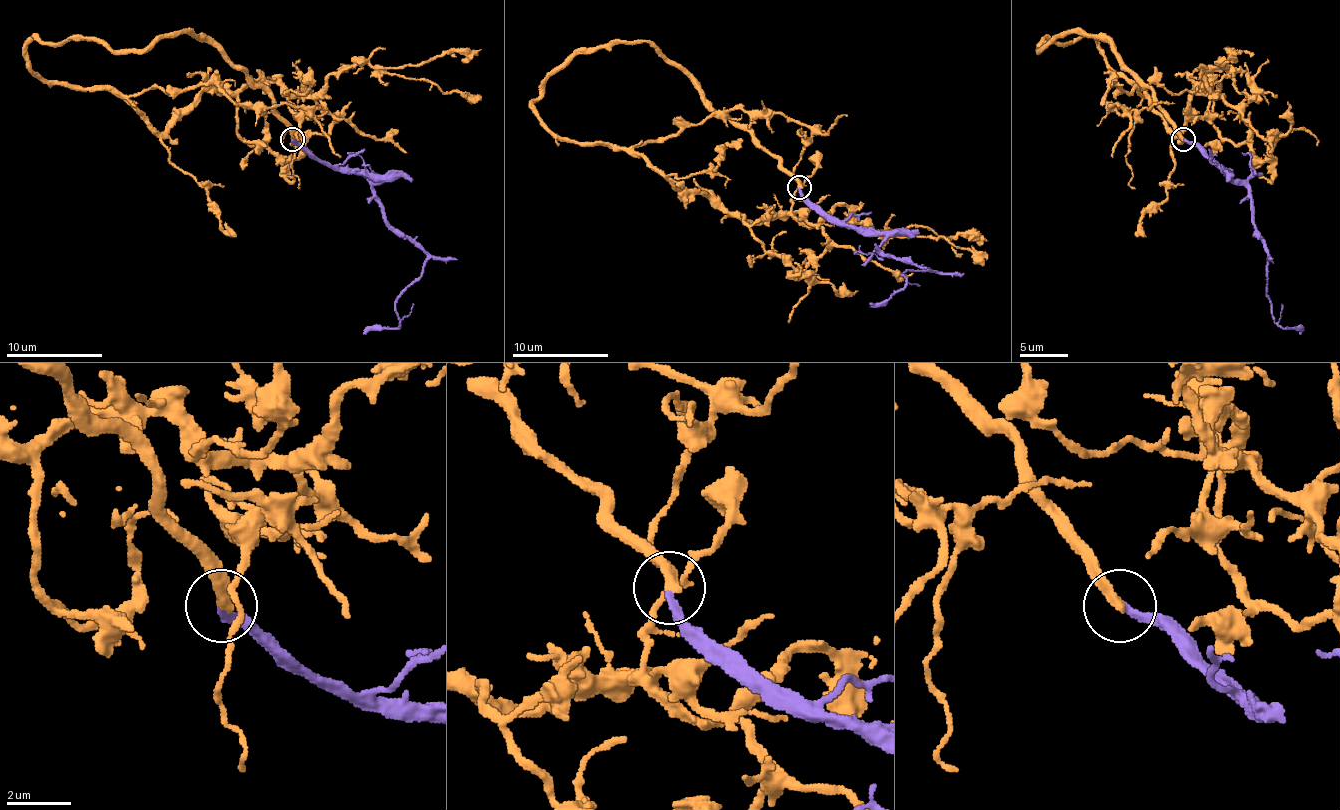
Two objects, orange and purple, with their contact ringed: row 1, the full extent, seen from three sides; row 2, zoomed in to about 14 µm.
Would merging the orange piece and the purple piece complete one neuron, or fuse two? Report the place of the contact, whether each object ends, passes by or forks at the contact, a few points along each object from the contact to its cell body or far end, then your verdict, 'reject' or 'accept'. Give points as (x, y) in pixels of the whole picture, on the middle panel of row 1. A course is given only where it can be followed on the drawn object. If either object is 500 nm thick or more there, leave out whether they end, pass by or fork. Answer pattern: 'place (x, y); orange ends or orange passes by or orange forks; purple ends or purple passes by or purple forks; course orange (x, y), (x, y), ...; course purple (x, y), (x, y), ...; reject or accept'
place (799, 187); orange ends; purple ends; course orange (799, 186), (648, 42), (576, 49), (533, 102), (754, 222), (840, 205), (984, 265); course purple (799, 188), (828, 215), (883, 236), (879, 248), (888, 256), (931, 272), (907, 270), (905, 284), (869, 304); accept

